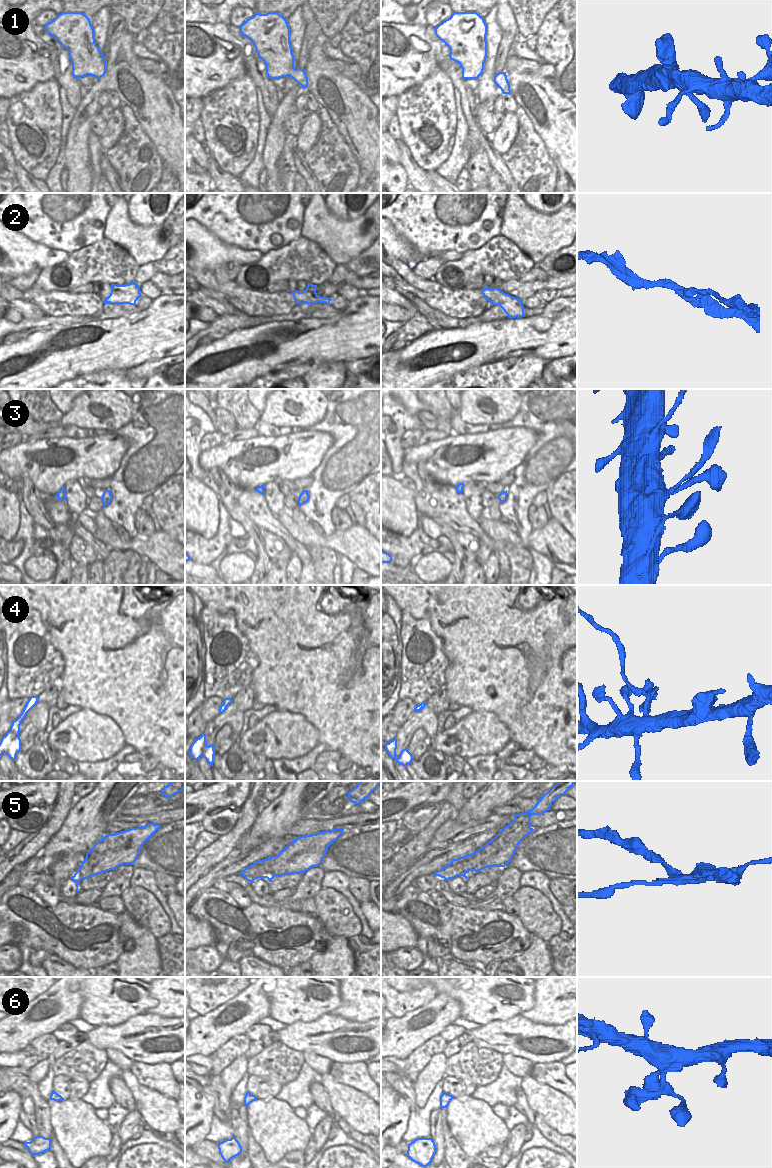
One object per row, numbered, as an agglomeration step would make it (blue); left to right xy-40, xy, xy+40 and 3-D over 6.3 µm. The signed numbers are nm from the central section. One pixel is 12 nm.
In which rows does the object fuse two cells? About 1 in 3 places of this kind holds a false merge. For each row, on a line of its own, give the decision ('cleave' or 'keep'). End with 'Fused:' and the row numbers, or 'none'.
1: keep
2: cleave
3: keep
4: cleave
5: cleave
6: keep
Fused: 2, 4, 5

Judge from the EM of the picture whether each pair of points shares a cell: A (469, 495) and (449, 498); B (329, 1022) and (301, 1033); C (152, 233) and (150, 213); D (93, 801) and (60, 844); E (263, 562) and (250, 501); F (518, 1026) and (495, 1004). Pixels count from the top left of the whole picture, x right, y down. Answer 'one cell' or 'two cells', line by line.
A: two cells
B: one cell
C: two cells
D: one cell
E: two cells
F: two cells

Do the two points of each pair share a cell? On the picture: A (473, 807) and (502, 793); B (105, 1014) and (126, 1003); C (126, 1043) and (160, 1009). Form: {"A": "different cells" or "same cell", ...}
{"A": "same cell", "B": "same cell", "C": "different cells"}

